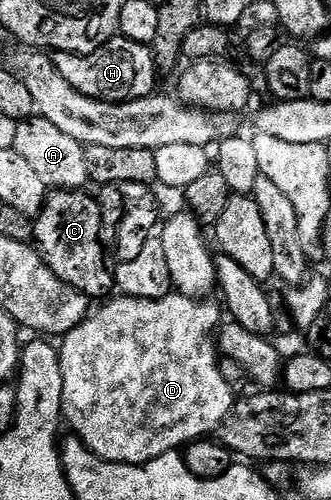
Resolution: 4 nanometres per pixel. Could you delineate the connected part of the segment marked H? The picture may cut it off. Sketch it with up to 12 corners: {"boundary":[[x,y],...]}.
{"boundary":[[120,35],[90,53],[53,53],[96,101],[152,97],[152,48]]}

